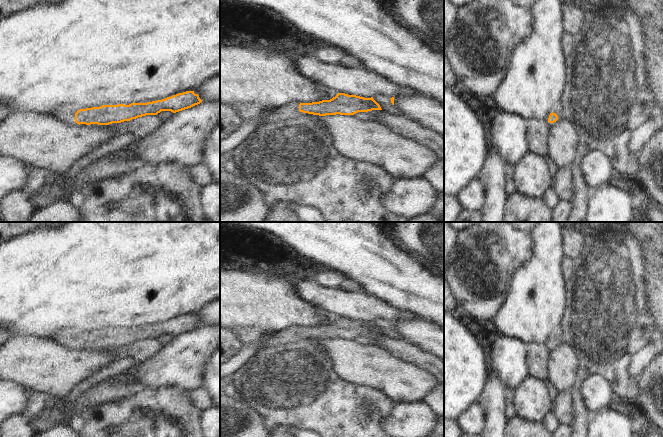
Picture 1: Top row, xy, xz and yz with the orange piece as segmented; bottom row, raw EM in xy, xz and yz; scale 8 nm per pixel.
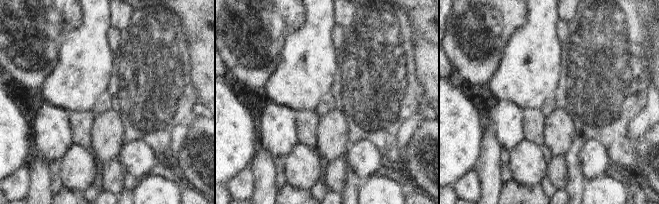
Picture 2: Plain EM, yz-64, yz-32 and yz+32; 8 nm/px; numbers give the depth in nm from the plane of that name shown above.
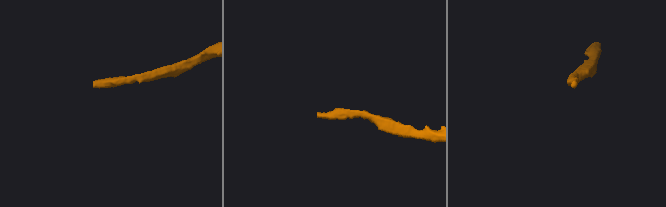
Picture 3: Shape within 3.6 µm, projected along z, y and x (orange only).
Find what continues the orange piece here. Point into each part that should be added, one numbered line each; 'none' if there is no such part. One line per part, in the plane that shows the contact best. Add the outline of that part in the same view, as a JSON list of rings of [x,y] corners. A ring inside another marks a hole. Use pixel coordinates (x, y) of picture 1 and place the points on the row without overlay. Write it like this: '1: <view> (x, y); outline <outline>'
1: yz (557, 333); outline [[[557,328],[554,331],[552,331],[550,338],[546,341],[545,345],[547,346],[547,348],[550,351],[554,351],[559,345],[561,345],[564,342],[564,340],[563,340],[563,332],[562,332],[561,328]],[[552,336],[555,337],[558,340],[558,344],[556,346],[554,346],[554,347],[549,347],[548,342],[549,342],[549,339]]]

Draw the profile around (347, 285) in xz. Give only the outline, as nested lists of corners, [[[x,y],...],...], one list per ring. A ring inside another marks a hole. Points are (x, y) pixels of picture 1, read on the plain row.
[[[346,279],[344,281],[341,282],[339,289],[341,289],[342,291],[348,291],[350,293],[361,293],[363,292],[362,287],[358,284],[356,284],[355,282]]]

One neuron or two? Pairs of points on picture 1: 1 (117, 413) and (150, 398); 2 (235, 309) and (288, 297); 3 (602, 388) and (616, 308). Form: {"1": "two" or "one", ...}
{"1": "one", "2": "one", "3": "two"}

